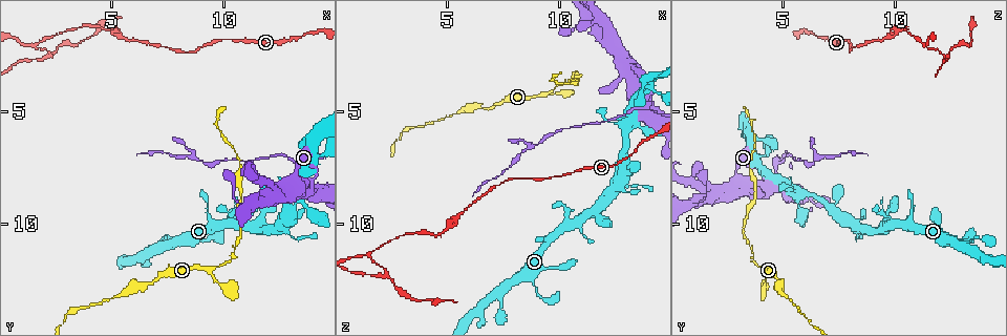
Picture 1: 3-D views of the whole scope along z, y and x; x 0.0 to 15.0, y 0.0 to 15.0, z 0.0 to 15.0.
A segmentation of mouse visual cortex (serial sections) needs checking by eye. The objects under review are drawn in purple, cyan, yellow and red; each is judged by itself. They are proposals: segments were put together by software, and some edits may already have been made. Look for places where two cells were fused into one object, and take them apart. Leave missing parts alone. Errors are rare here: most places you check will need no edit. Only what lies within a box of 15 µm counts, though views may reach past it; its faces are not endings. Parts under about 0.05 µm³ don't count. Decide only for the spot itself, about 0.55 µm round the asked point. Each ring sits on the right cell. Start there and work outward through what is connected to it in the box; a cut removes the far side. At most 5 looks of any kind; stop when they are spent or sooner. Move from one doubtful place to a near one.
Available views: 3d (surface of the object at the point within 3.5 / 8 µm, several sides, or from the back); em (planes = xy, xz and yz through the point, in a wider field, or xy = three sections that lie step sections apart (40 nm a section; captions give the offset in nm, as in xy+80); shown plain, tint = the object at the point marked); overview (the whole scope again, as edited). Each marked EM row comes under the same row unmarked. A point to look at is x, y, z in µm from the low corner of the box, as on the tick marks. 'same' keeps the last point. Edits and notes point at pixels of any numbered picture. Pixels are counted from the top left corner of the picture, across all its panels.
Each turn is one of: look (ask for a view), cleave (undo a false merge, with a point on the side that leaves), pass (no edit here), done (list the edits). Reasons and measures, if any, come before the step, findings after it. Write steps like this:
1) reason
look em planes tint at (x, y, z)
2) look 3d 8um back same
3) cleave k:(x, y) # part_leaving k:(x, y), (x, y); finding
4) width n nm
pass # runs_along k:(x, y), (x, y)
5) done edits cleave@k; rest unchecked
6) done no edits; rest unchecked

look 3d 3.5um at (10.0, 12.9, 4.2)

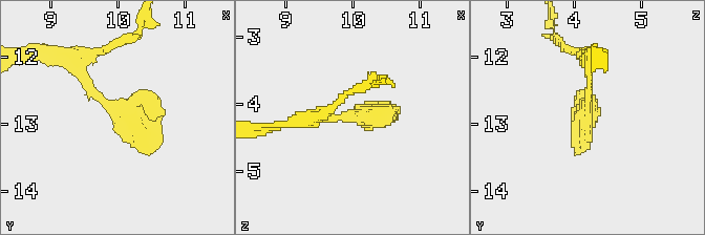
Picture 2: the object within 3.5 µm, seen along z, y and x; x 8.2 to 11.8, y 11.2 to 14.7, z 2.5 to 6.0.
look em planes tint at (10.15, 12.85, 4.15)

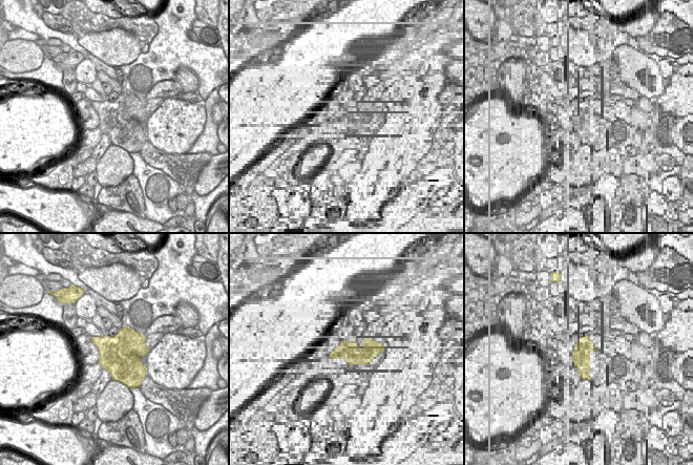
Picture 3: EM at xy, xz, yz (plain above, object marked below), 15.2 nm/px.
pass # runs_along 2:(79, 58), (91, 90), (163, 142); one cell here

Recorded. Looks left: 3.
arms part here
look 3d 3.5um at (2.2, 2.5, 12.3)

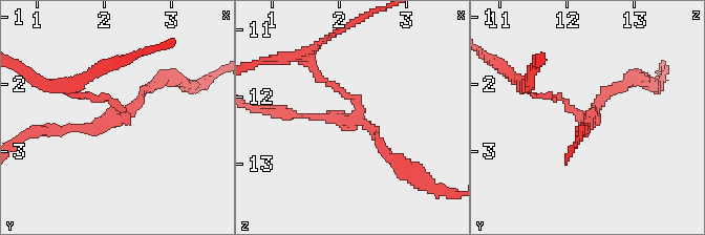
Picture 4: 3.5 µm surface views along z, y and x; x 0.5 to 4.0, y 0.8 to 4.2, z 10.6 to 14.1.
now the EM
look em planes tint at (2.25, 2.50, 12.30)

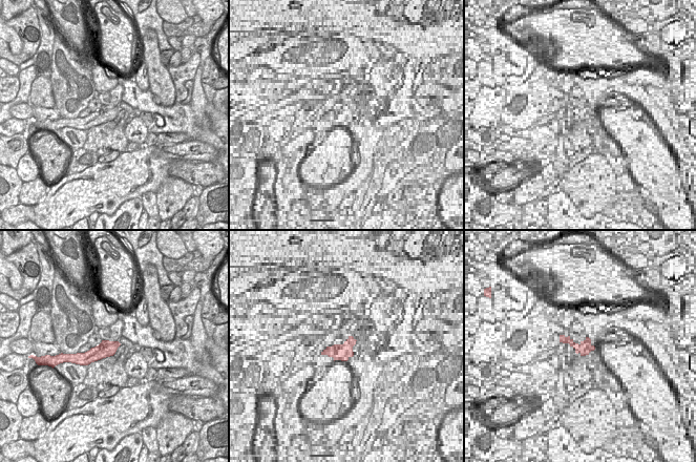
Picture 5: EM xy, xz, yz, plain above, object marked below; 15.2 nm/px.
look em xy step 5 tint same

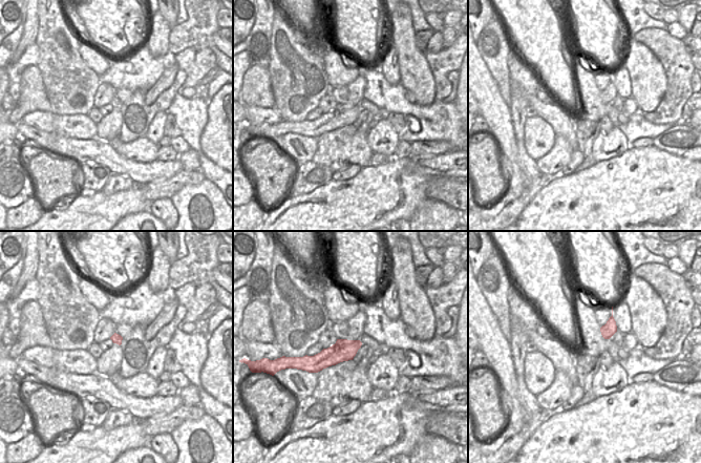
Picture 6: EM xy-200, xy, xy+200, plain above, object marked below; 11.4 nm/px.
cleave 4:(83, 129) # a second cell is stuck on

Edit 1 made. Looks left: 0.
done edits cleave@4; rest unchecked

